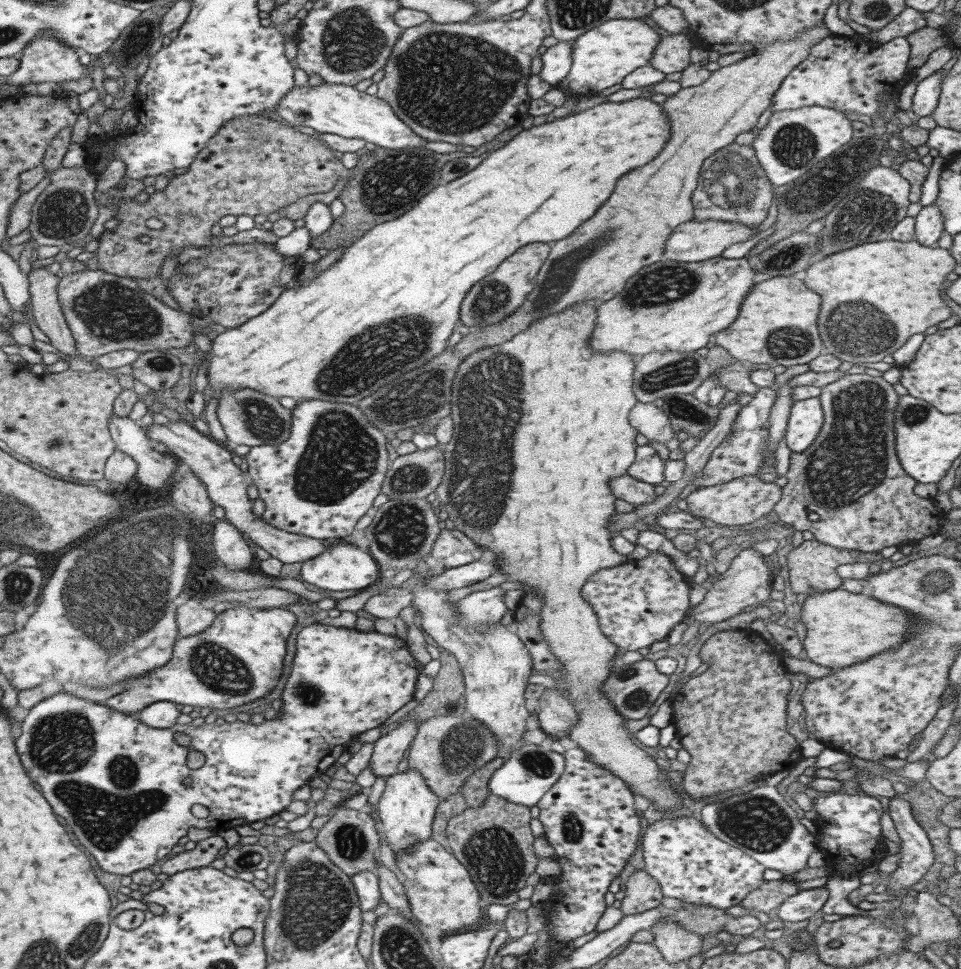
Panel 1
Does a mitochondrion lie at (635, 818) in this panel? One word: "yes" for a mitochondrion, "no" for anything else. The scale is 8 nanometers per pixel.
no

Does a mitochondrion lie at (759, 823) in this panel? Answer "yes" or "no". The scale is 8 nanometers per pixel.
yes

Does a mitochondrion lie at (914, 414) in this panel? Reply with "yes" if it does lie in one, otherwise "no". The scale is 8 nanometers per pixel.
yes

